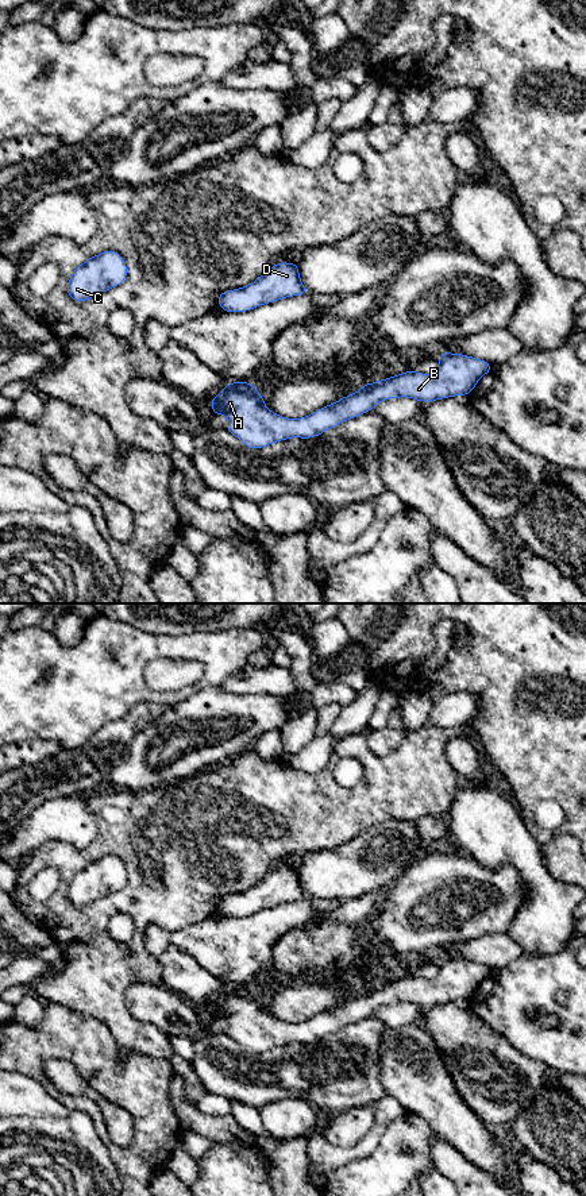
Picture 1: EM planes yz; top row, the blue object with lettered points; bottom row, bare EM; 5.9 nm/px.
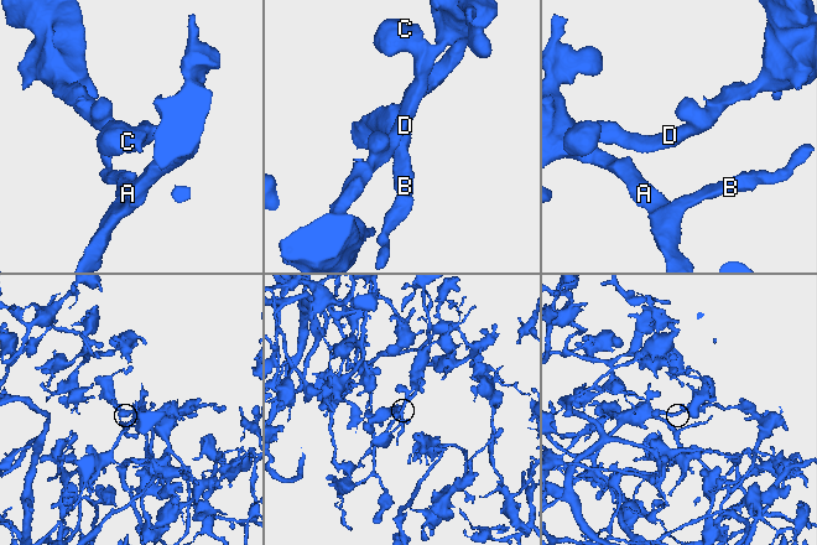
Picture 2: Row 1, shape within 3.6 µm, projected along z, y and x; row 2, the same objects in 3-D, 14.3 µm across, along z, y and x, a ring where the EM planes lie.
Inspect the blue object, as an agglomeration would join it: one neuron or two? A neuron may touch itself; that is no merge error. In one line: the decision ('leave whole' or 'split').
leave whole

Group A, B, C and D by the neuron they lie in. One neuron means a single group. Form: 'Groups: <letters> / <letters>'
Groups: A B C D

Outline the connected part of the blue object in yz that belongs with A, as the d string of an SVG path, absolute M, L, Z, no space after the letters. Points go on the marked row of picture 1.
M442 352L439 354L439 367L431 375L408 370L392 378L365 383L356 393L346 396L301 418L286 418L275 414L265 405L262 393L257 390L251 382L228 382L228 385L211 400L209 405L213 414L224 414L228 418L225 425L228 432L238 437L246 447L259 450L275 441L292 437L316 437L346 420L369 413L378 402L385 400L408 397L423 402L432 402L455 396L469 396L475 389L478 381L491 370L491 364L486 360L464 354Z

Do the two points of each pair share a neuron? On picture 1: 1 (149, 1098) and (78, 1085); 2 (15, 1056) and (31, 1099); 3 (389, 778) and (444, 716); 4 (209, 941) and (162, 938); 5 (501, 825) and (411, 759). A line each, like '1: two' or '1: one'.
1: two
2: two
3: two
4: two
5: two

